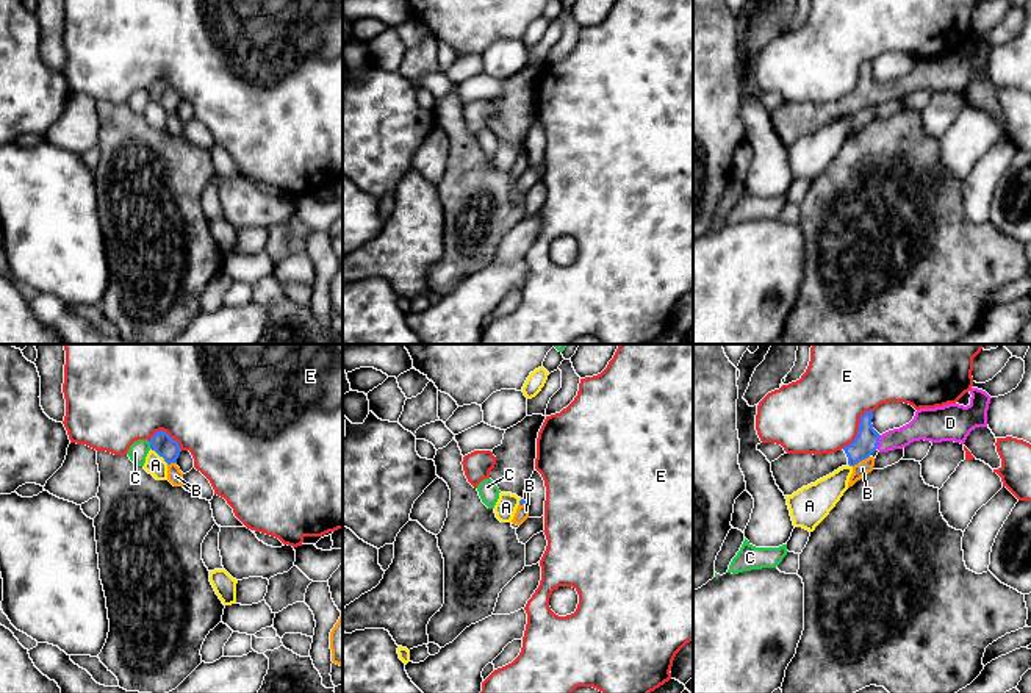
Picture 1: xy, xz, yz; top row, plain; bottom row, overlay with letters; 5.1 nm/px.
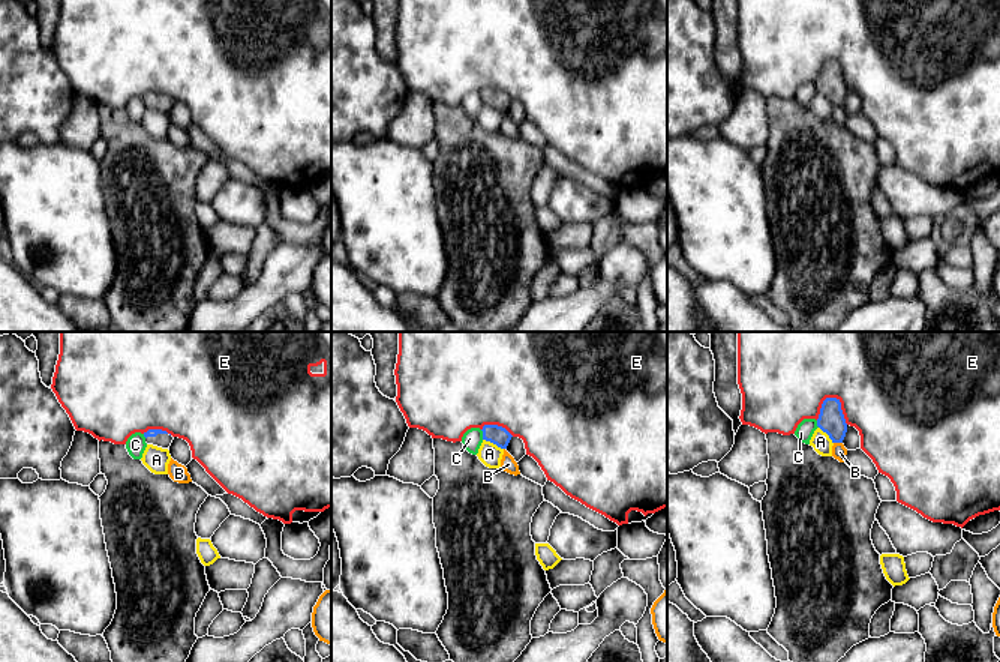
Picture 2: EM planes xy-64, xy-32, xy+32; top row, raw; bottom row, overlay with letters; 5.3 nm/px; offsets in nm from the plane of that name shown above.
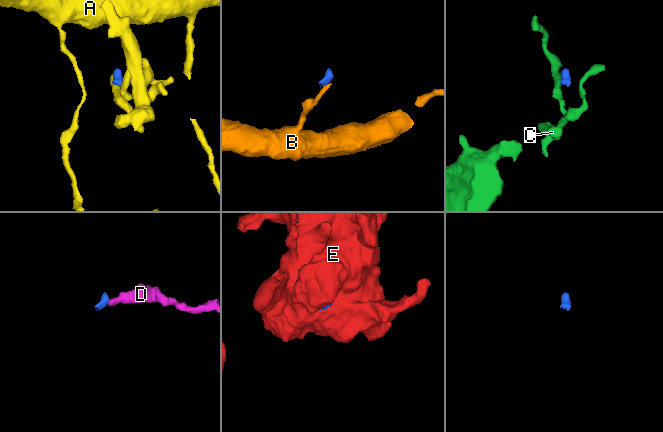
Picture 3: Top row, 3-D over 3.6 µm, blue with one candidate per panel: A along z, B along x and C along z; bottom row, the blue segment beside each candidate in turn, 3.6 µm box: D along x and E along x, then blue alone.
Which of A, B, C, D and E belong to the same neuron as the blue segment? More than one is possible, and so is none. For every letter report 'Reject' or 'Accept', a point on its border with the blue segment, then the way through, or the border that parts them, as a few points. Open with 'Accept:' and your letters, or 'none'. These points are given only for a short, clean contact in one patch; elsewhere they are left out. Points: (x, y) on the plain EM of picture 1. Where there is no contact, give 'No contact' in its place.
Accept: D
A: Reject. Touches blue at xy (160, 105). Boundary: xy (150, 97), (168, 113)
B: Reject. Touches blue at yz (861, 110). Boundary: yz (869, 105), (853, 116)
C: Reject. Touches blue at xy (150, 94). Boundary: xy (147, 91), (150, 97)
D: Accept. Touches blue at yz (878, 91). Path across: yz (865, 93), (878, 91), (900, 88), (923, 75)
E: Reject. Touches blue at yz (859, 78). Boundary: yz (872, 60), (861, 66), (858, 85), (842, 97)

